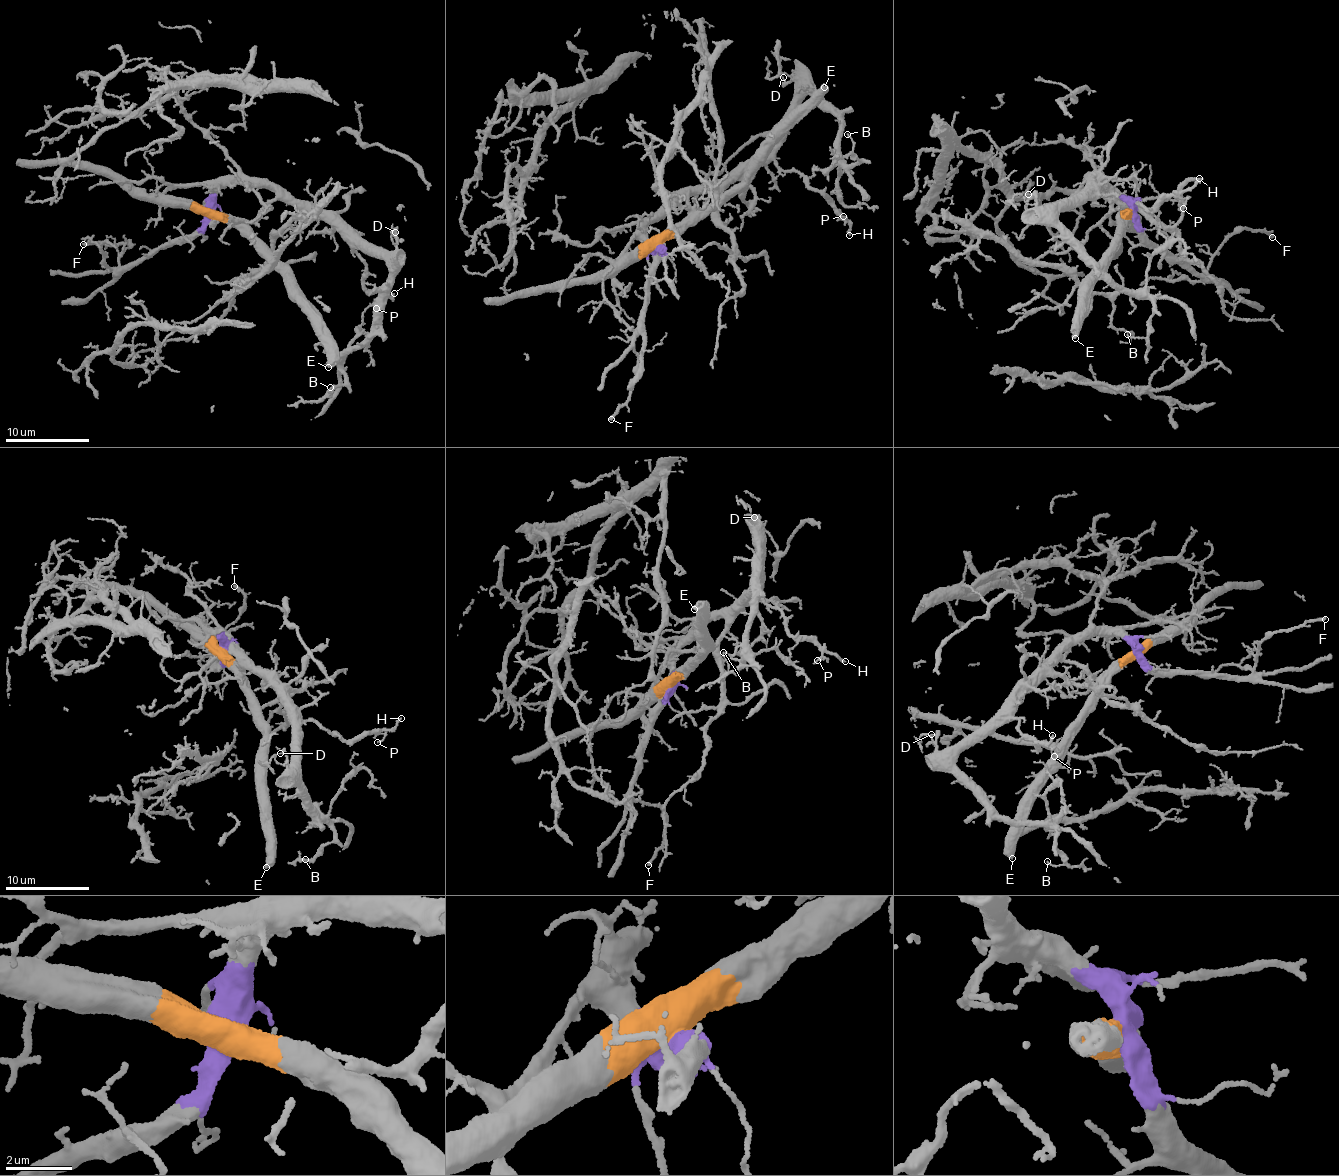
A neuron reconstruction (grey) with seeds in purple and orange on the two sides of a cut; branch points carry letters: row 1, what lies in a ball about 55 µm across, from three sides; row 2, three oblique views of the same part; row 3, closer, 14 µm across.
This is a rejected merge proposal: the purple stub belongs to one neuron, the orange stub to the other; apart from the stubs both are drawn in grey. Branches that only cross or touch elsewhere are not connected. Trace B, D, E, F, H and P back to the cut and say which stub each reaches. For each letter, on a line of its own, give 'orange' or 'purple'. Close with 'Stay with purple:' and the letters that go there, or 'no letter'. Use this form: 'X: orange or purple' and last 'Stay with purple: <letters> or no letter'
B: purple
D: purple
E: orange
F: purple
H: purple
P: purple
Stay with purple: B, D, F, H, P

